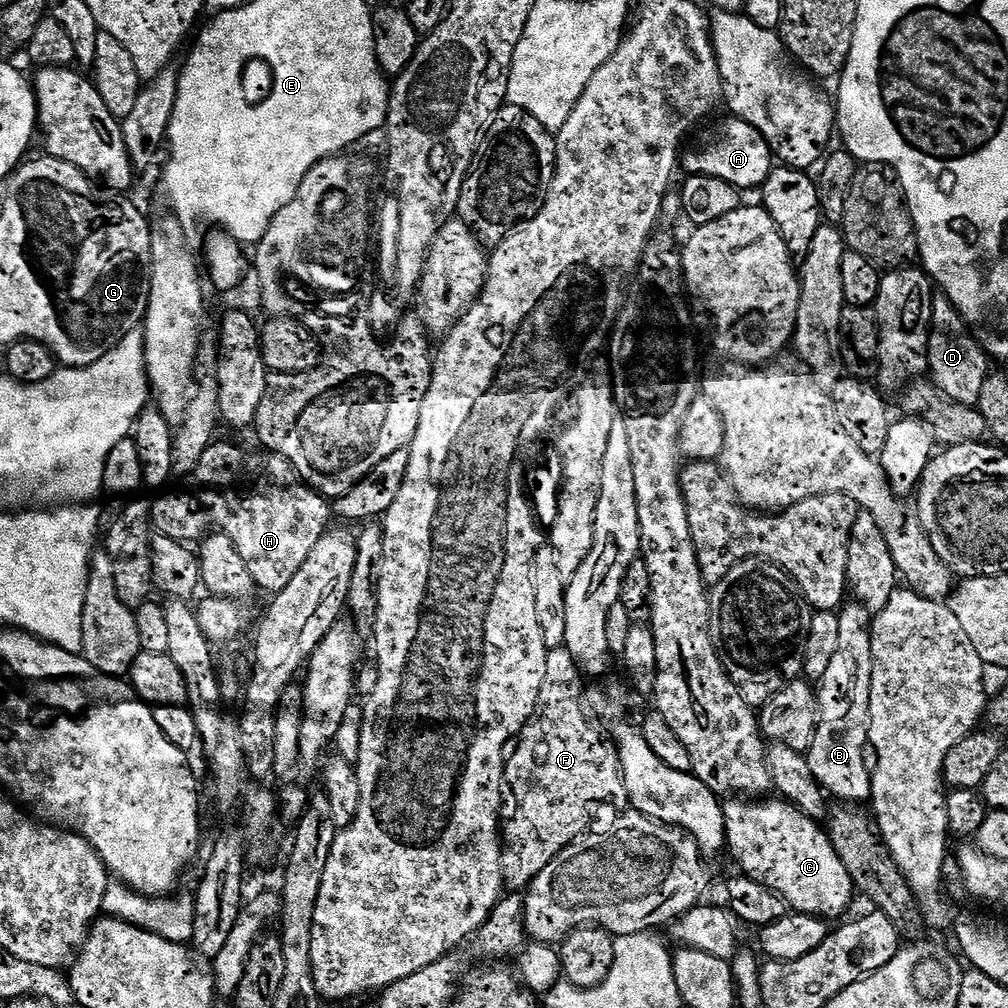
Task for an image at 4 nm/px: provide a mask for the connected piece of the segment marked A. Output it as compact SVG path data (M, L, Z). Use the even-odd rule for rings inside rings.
M728 118L728 121L717 130L712 144L704 144L701 148L694 149L685 160L684 157L682 160L682 168L685 168L685 173L699 174L701 177L711 178L721 185L731 186L736 190L741 190L740 188L759 189L765 178L772 172L773 167L774 157L766 138L762 138L762 134L758 134L758 130L754 130L754 126L735 118Z

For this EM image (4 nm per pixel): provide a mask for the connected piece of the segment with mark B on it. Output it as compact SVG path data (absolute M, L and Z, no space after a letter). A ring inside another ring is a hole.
M844 606L838 612L838 650L834 650L834 654L830 658L830 666L827 667L824 677L818 681L818 695L820 714L817 722L816 733L813 736L812 745L807 750L808 765L814 774L816 781L820 783L821 788L829 797L837 796L837 801L840 802L860 802L856 800L864 800L864 802L871 801L872 798L872 774L870 771L870 764L864 761L864 748L866 752L866 745L868 744L868 699L870 698L870 682L872 681L872 634L870 631L870 622L868 614L858 606Z

